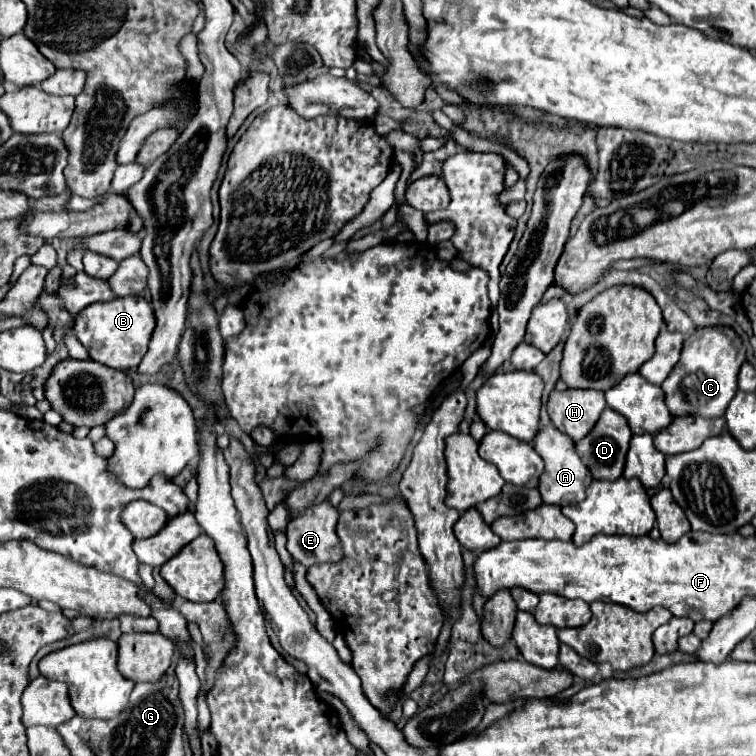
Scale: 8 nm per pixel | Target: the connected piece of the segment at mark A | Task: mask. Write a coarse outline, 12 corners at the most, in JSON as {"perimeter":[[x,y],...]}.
{"perimeter":[[555,426],[533,438],[545,460],[543,502],[569,506],[585,498],[591,472],[575,442]]}

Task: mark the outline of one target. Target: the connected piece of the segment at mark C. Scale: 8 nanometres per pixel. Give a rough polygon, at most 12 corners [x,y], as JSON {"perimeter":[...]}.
{"perimeter":[[733,328],[691,334],[663,382],[673,416],[723,416],[745,346]]}

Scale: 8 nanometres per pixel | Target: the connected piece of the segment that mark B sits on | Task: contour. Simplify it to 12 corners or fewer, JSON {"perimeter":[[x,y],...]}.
{"perimeter":[[143,296],[81,310],[73,332],[89,358],[137,368],[155,316]]}

